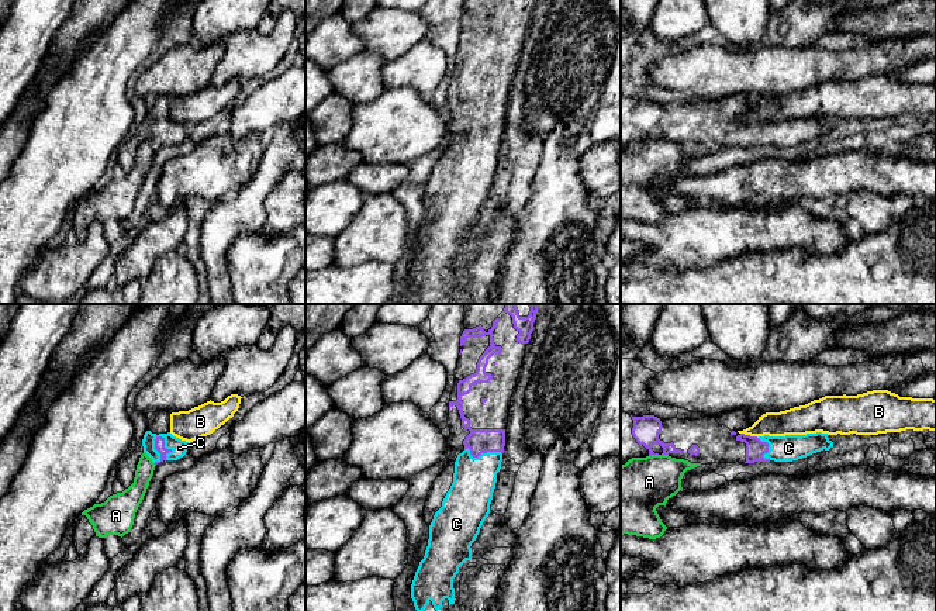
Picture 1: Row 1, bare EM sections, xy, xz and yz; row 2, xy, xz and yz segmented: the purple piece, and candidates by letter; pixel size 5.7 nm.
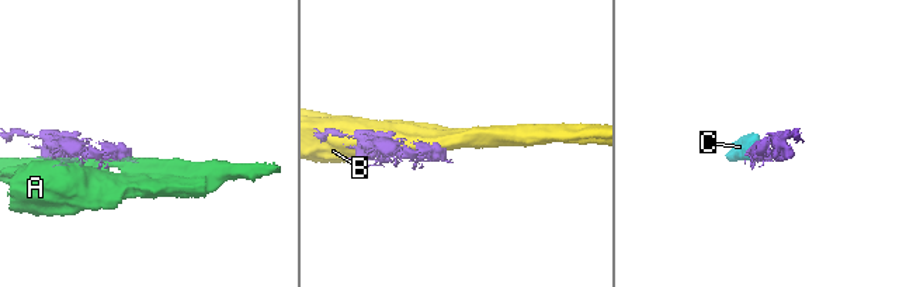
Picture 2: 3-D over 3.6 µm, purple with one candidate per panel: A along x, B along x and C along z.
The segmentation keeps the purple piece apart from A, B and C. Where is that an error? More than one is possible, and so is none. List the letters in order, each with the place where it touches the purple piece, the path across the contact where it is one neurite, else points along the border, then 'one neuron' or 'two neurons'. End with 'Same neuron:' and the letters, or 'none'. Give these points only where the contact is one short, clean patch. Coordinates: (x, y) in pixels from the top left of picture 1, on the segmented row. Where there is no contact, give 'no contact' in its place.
A: yz (653, 454) | two neurons
B: yz (749, 435) | two neurons
C: xy (155, 448) | across xy (159, 442), (155, 448), (158, 437), (179, 448) | one neuron
Same neuron: C

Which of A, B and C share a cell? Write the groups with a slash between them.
A / B / C

